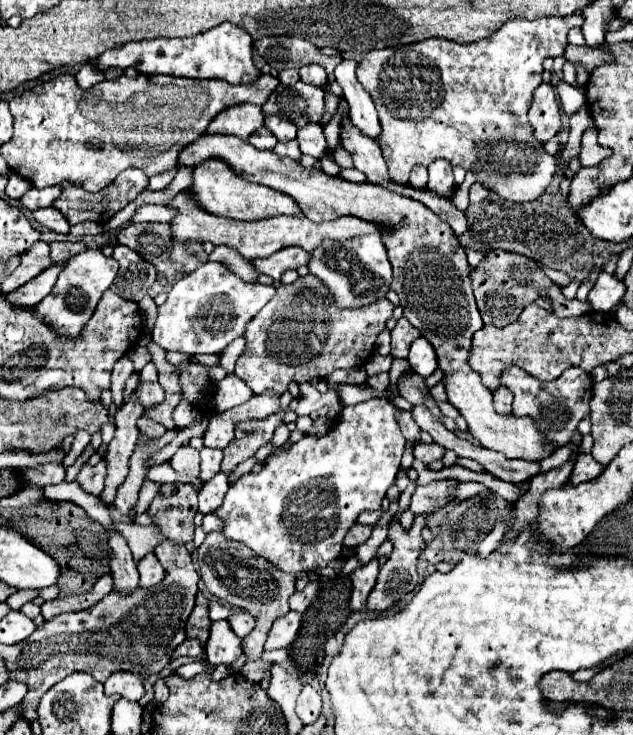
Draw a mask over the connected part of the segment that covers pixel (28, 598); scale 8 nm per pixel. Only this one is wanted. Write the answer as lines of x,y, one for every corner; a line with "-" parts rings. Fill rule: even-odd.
18,590
16,594
12,594
12,598
8,598
8,604
10,604
14,610
20,610
26,602
32,602
36,596
38,596
38,592
32,592
32,590

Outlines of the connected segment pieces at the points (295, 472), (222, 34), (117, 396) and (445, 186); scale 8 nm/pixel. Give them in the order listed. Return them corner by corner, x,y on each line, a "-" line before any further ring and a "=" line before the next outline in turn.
370,398
366,402
346,406
342,420
334,424
322,438
304,436
286,452
272,456
258,474
250,472
230,486
226,498
214,514
224,522
222,534
232,542
242,542
266,558
276,570
300,578
302,572
312,572
328,566
340,556
342,540
352,528
360,512
380,510
386,490
392,486
400,458
404,454
406,438
398,426
400,408
388,398
=
224,22
204,34
196,34
194,38
156,38
142,42
128,42
120,48
106,50
92,62
94,70
106,72
108,68
134,68
140,74
168,74
182,78
218,78
230,84
254,82
258,78
258,70
252,62
252,38
230,22
=
124,354
116,364
114,364
111,372
111,393
114,398
114,406
120,406
122,402
122,392
124,392
124,382
134,374
134,364
128,358
128,354
=
436,160
428,166
430,178
428,178
428,190
436,192
442,198
448,198
454,192
454,178
452,178
452,166
444,160

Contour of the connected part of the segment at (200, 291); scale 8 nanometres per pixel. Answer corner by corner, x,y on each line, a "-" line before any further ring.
206,262
172,286
168,298
158,306
152,340
164,350
184,354
220,354
234,338
244,334
244,326
274,296
274,286
250,284
240,280
220,262

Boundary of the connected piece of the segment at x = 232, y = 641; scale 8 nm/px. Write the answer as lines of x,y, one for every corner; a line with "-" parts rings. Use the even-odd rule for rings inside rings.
226,620
212,622
210,626
210,638
206,642
206,654
210,664
232,664
240,654
242,640
232,634
232,628

